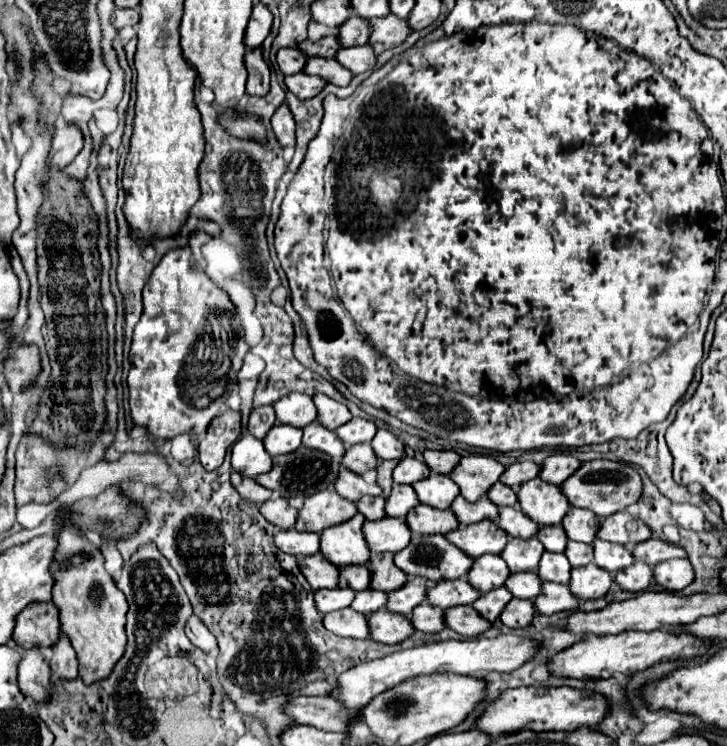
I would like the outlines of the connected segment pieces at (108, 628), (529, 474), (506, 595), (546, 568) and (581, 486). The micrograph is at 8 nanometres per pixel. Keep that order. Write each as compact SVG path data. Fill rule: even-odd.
M69 526L59 534L59 550L51 566L55 576L53 586L53 604L59 610L61 632L69 638L71 646L79 658L79 676L85 684L95 684L111 674L111 668L123 658L127 634L125 634L125 612L127 600L123 592L115 586L109 572L103 568L103 556L97 546L93 546L85 536L71 532ZM85 552L89 560L81 566L63 568L65 560L73 554Z
M517 462L517 464L511 464L505 472L503 472L503 484L511 486L511 488L519 488L519 484L527 482L527 480L533 480L539 476L539 466L535 462Z
M497 588L497 590L483 594L473 606L483 618L487 618L489 622L495 622L501 616L503 608L511 602L511 598L513 596L511 596L511 592L507 592L507 588Z
M545 552L543 558L541 558L541 562L539 562L539 578L543 582L569 584L571 564L569 564L567 556L553 554L553 552Z
M593 460L593 462L583 462L581 468L561 484L561 490L571 500L571 506L587 508L595 512L599 518L605 518L639 502L643 484L641 484L641 476L637 474L637 470L625 462Z

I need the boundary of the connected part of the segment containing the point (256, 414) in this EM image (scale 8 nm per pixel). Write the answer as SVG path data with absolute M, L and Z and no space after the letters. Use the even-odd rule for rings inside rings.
M261 406L255 408L249 416L249 434L263 440L263 436L267 436L267 432L275 426L275 410L273 406Z

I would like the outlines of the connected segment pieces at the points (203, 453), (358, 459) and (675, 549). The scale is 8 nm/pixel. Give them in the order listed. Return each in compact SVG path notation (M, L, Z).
M225 410L209 424L205 440L199 444L199 460L207 470L217 470L223 464L225 452L241 436L241 414Z
M365 442L365 444L355 444L355 446L347 448L341 464L355 474L363 474L371 468L377 468L377 462L379 462L379 458L375 456L371 444Z
M651 538L647 542L637 544L633 556L635 556L635 560L641 560L649 566L655 566L655 564L671 560L671 558L687 558L687 552L675 544L661 540L661 538Z

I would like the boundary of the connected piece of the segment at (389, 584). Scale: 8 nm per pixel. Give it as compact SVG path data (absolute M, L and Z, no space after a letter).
M391 552L373 556L367 568L371 570L371 588L375 590L395 592L395 588L401 588L407 582L405 572L399 572L399 568L395 568Z

